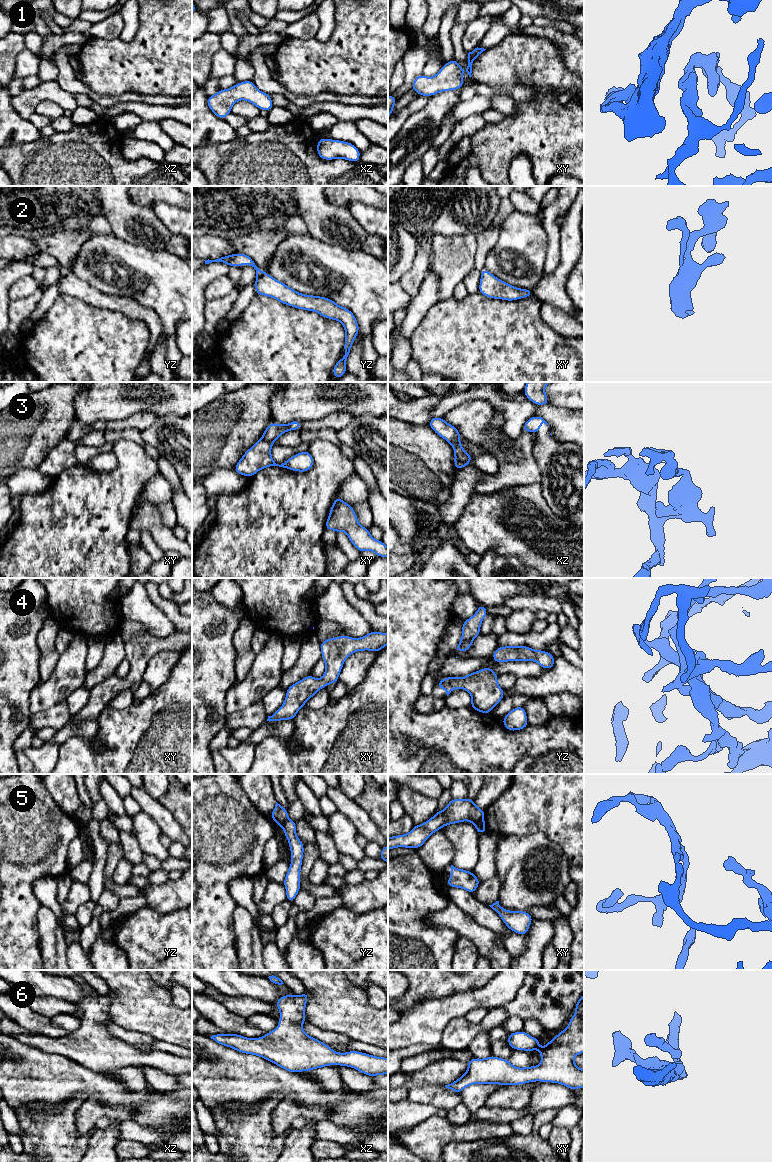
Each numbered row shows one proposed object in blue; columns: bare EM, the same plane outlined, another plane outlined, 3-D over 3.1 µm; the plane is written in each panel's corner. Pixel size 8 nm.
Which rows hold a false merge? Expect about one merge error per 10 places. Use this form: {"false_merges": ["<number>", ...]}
{"false_merges": ["3", "5"]}

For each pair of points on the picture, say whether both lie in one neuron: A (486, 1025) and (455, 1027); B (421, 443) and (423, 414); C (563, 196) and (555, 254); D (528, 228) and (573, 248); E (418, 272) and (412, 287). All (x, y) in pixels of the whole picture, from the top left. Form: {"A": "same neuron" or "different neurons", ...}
{"A": "same neuron", "B": "different neurons", "C": "same neuron", "D": "different neurons", "E": "same neuron"}

